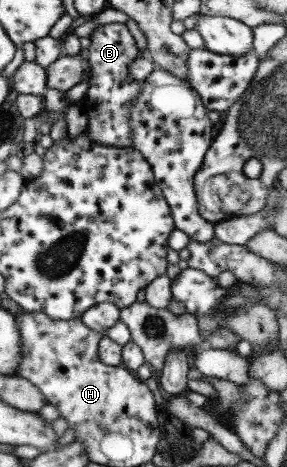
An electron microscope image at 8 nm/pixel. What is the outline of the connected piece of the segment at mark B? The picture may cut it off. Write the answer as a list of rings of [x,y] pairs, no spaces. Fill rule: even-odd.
[[[123,23],[97,25],[88,36],[87,59],[90,71],[87,76],[87,90],[75,102],[86,117],[87,137],[105,147],[126,149],[131,147],[131,126],[127,115],[131,103],[139,95],[139,82],[128,76],[128,65],[137,58],[138,50],[133,37]]]

